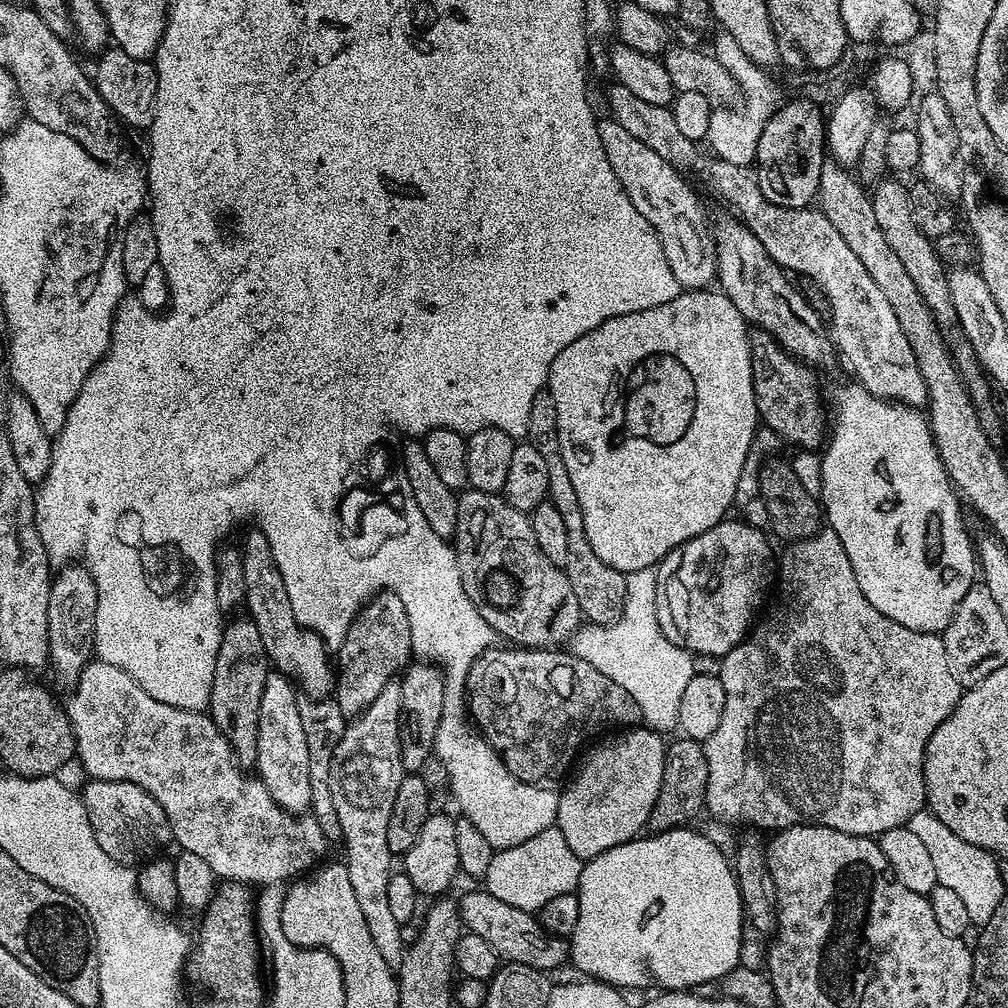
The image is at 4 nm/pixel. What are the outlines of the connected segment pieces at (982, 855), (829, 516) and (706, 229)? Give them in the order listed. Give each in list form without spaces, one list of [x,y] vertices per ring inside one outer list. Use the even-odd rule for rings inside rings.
[[[925,810],[914,814],[906,826],[926,845],[934,871],[938,873],[936,883],[955,890],[970,913],[972,925],[981,926],[990,922],[990,916],[1006,894],[1004,876],[1000,873],[1001,861],[992,853],[982,850],[982,846],[974,846],[974,842],[966,842],[966,838],[958,838],[958,834],[954,834],[954,830],[950,830],[950,826],[946,826],[946,822],[939,820],[933,812]]]
[[[858,382],[844,384],[832,396],[830,404],[830,435],[822,448],[820,465],[822,466],[822,490],[819,501],[827,527],[838,534],[838,542],[846,549],[846,558],[850,558],[850,566],[854,570],[854,578],[858,578],[858,586],[862,586],[862,594],[866,594],[866,602],[874,606],[886,618],[898,622],[915,632],[943,633],[944,627],[952,621],[954,610],[962,598],[966,598],[966,590],[970,590],[978,576],[978,557],[974,540],[968,537],[964,529],[964,516],[960,513],[961,497],[958,495],[948,472],[942,466],[942,458],[932,441],[932,429],[928,426],[923,411],[910,408],[906,404],[897,404],[891,400],[883,400],[880,396],[871,396]]]
[[[612,117],[599,119],[597,124],[602,150],[609,159],[610,168],[622,183],[638,214],[654,227],[674,278],[686,290],[709,287],[716,277],[716,244],[710,220],[708,224],[704,208],[685,181],[687,179],[651,150],[650,146],[643,145],[638,138],[627,133]]]

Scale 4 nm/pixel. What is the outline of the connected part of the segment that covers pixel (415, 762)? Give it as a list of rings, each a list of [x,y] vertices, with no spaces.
[[[412,662],[399,677],[400,697],[400,753],[405,773],[419,773],[420,767],[433,759],[436,750],[436,731],[442,722],[444,705],[444,674],[431,662]]]

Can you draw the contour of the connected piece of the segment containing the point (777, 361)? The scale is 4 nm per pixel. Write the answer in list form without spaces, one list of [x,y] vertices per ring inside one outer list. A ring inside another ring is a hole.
[[[753,331],[748,338],[752,351],[754,398],[759,419],[772,432],[800,450],[816,450],[826,440],[826,408],[820,405],[820,388],[809,365],[785,352],[769,332]]]

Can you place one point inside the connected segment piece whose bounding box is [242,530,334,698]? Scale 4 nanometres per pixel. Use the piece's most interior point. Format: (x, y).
(299, 653)

